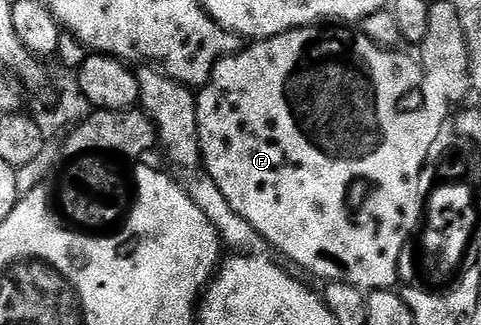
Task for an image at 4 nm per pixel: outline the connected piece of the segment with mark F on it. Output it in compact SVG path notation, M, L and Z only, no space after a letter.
M340 25L299 27L269 39L249 42L236 55L220 59L214 65L207 83L199 88L196 95L202 167L223 197L226 197L230 208L254 227L269 248L277 247L302 270L317 275L323 281L349 283L365 293L396 287L396 278L400 275L400 258L404 255L404 247L406 251L409 246L413 231L420 226L420 215L426 202L419 170L427 166L428 157L439 144L450 119L450 100L444 96L442 89L428 83L424 68L413 56L411 59L398 52L396 49L381 47L356 29L345 29Z

